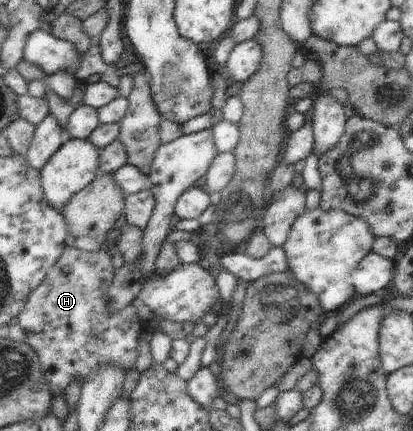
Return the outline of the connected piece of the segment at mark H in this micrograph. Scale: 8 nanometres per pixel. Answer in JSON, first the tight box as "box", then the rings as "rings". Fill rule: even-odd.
{"box":[18,247,142,399],"rings":[[[67,247],[56,264],[48,271],[44,281],[28,295],[26,303],[18,316],[20,327],[26,331],[27,345],[37,352],[40,369],[48,381],[52,399],[64,395],[69,383],[80,379],[82,385],[100,369],[100,365],[114,365],[126,373],[134,369],[138,358],[138,338],[142,332],[142,323],[137,314],[137,303],[130,303],[118,313],[108,311],[108,289],[114,281],[115,271],[112,257],[104,250],[80,250]]]}

